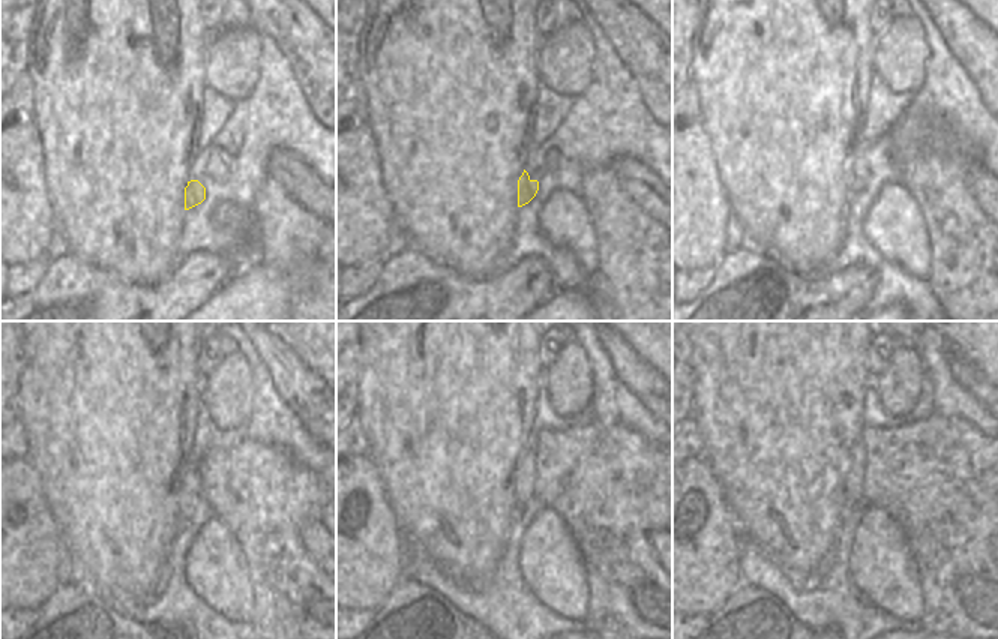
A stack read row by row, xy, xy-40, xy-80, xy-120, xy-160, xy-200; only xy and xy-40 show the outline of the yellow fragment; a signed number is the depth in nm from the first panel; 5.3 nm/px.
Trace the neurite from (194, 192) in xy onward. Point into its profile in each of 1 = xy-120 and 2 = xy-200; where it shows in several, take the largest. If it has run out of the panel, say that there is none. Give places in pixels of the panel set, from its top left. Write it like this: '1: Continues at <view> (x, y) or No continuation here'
1: Continues at xy-120 (189, 491)
2: Continues at xy-200 (854, 477).

